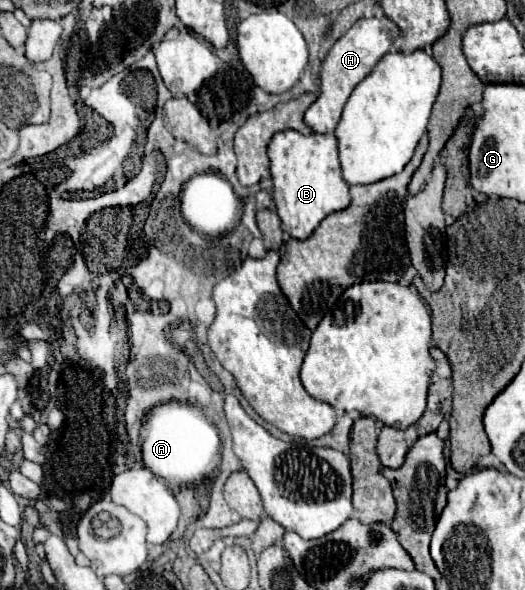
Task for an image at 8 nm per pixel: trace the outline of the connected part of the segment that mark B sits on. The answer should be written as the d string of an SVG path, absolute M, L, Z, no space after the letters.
M283 130L273 136L267 148L273 176L273 200L283 230L297 240L305 240L333 212L345 210L351 204L349 186L341 176L337 138L335 134L301 134L297 130Z

